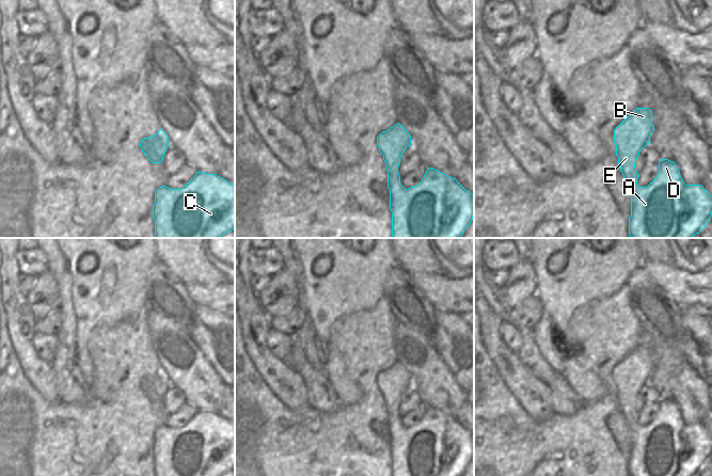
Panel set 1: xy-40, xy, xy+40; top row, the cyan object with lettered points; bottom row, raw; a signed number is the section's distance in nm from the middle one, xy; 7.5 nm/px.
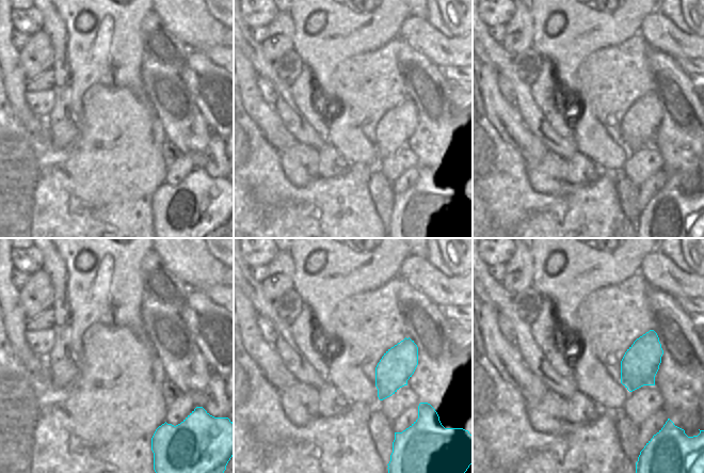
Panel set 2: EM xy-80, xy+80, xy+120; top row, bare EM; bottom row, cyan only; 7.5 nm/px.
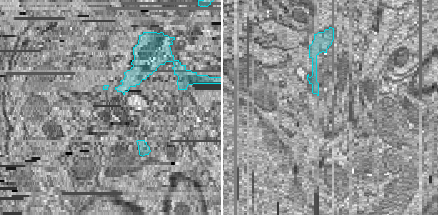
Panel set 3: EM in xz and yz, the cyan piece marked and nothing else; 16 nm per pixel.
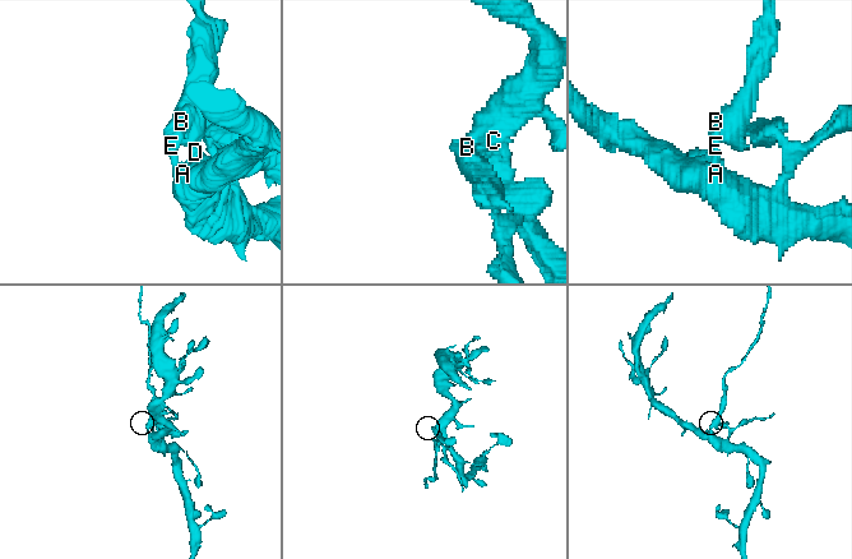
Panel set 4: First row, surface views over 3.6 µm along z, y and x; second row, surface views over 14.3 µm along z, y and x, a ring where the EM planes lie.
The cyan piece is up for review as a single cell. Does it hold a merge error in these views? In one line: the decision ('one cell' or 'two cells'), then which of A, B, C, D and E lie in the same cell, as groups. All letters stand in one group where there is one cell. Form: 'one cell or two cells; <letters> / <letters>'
two cells; A C D / B E

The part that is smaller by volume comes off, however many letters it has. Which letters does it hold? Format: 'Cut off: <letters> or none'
Cut off: B, E.

